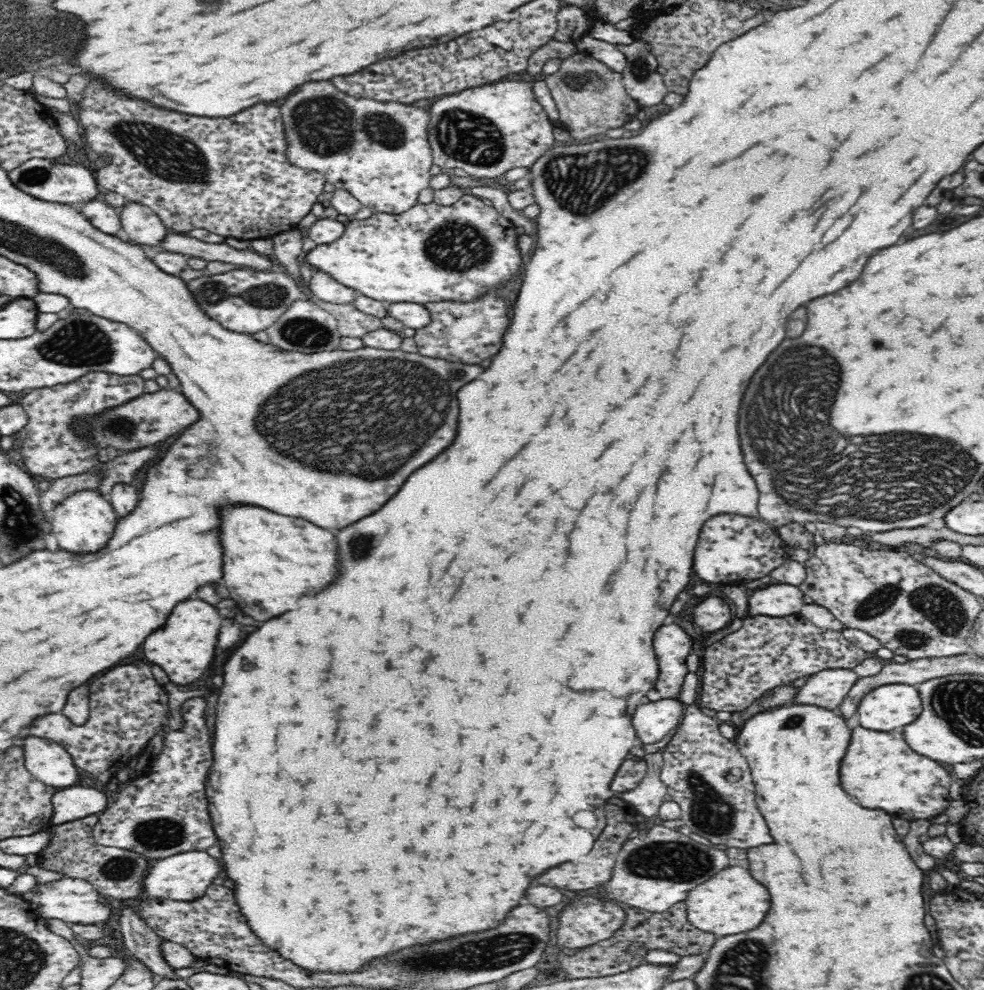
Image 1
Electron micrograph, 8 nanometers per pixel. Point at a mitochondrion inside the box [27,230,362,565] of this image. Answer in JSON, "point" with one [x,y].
{"point":[80,342]}

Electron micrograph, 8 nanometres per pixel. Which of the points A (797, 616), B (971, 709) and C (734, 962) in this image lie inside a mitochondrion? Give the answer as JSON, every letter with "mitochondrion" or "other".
{"A":"other","B":"mitochondrion","C":"mitochondrion"}

